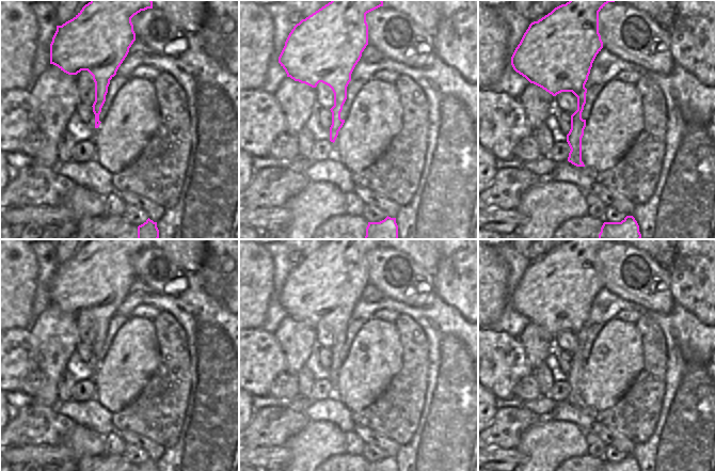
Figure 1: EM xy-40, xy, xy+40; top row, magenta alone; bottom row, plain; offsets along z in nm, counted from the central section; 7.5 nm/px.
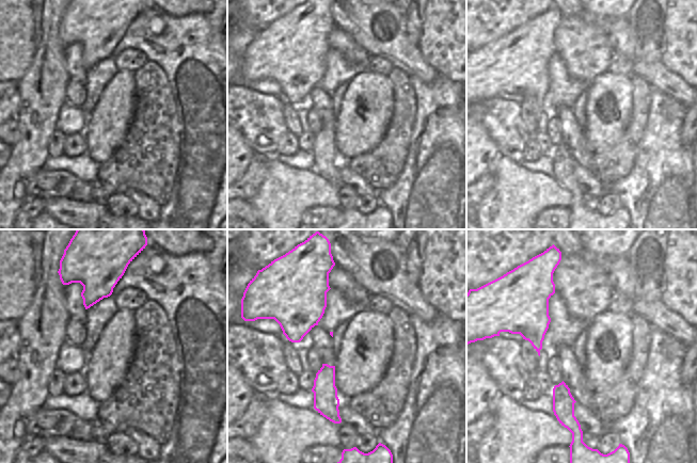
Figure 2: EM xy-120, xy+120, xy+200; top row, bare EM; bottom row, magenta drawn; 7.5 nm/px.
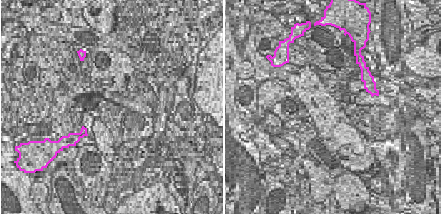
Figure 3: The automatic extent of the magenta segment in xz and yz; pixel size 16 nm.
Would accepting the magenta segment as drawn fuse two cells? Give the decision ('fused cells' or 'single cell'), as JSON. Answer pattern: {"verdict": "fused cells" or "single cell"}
{"verdict": "single cell"}

